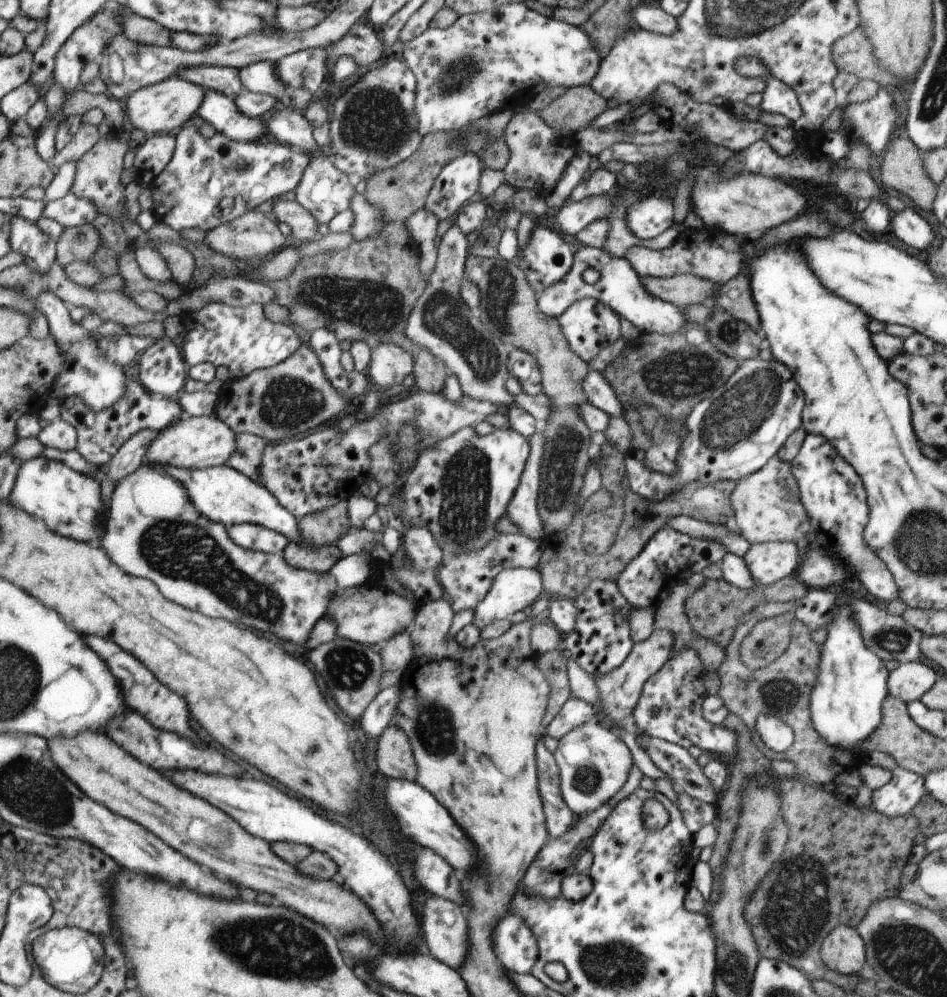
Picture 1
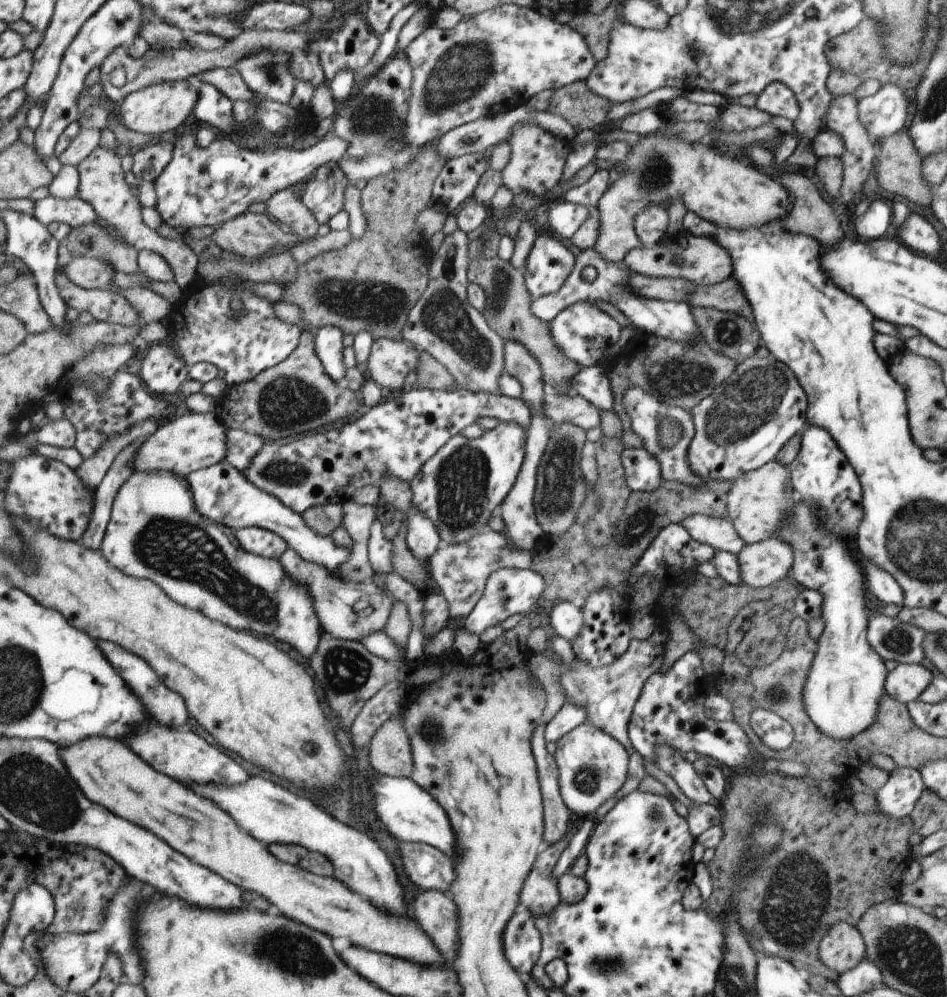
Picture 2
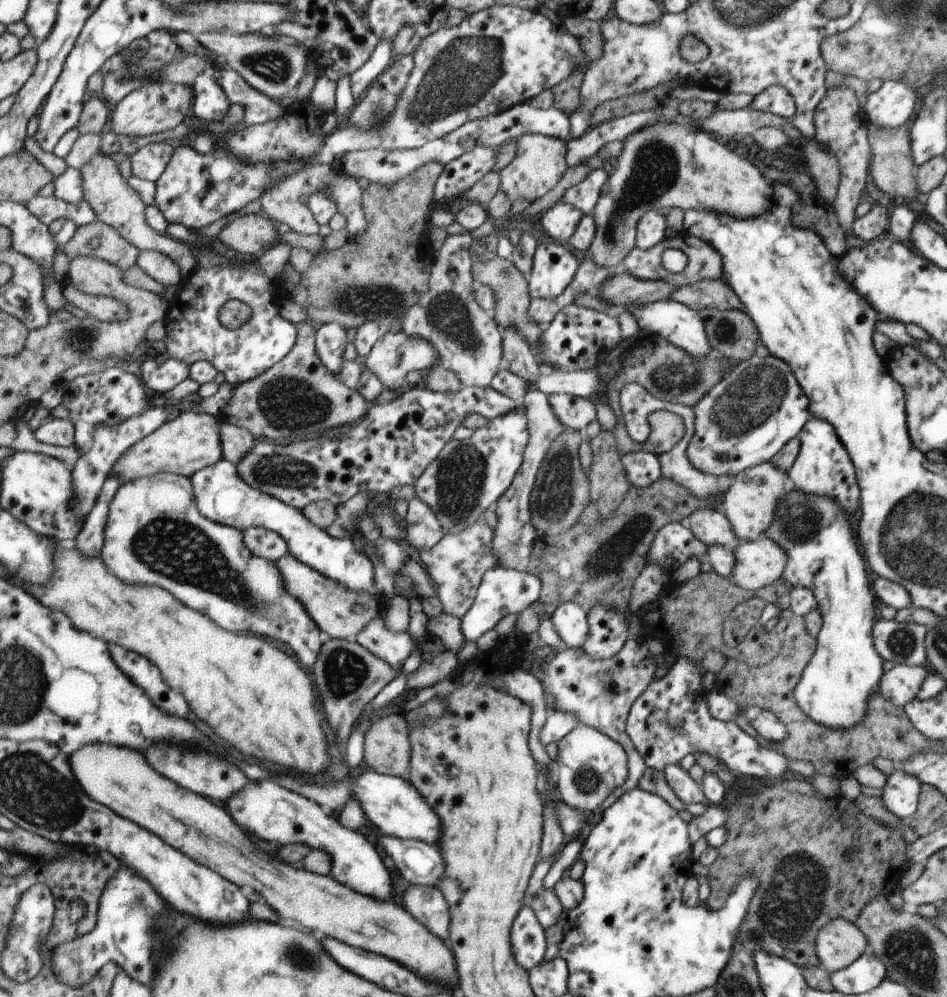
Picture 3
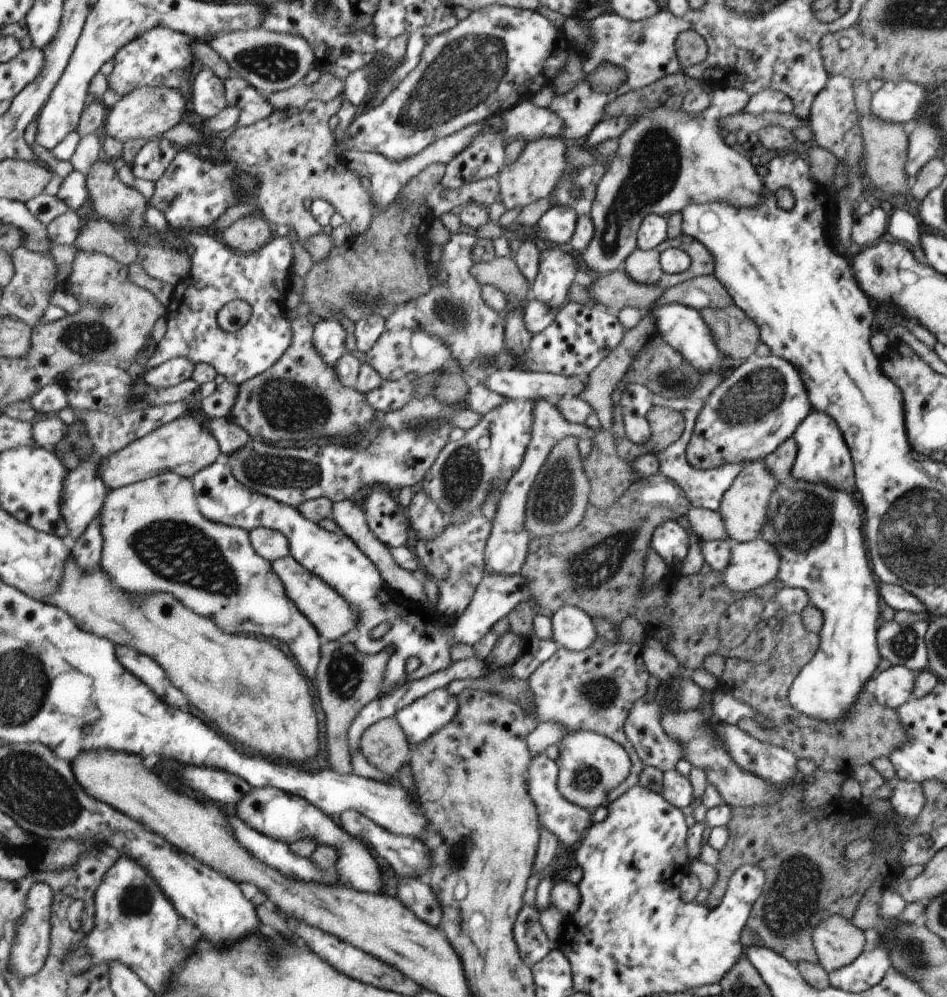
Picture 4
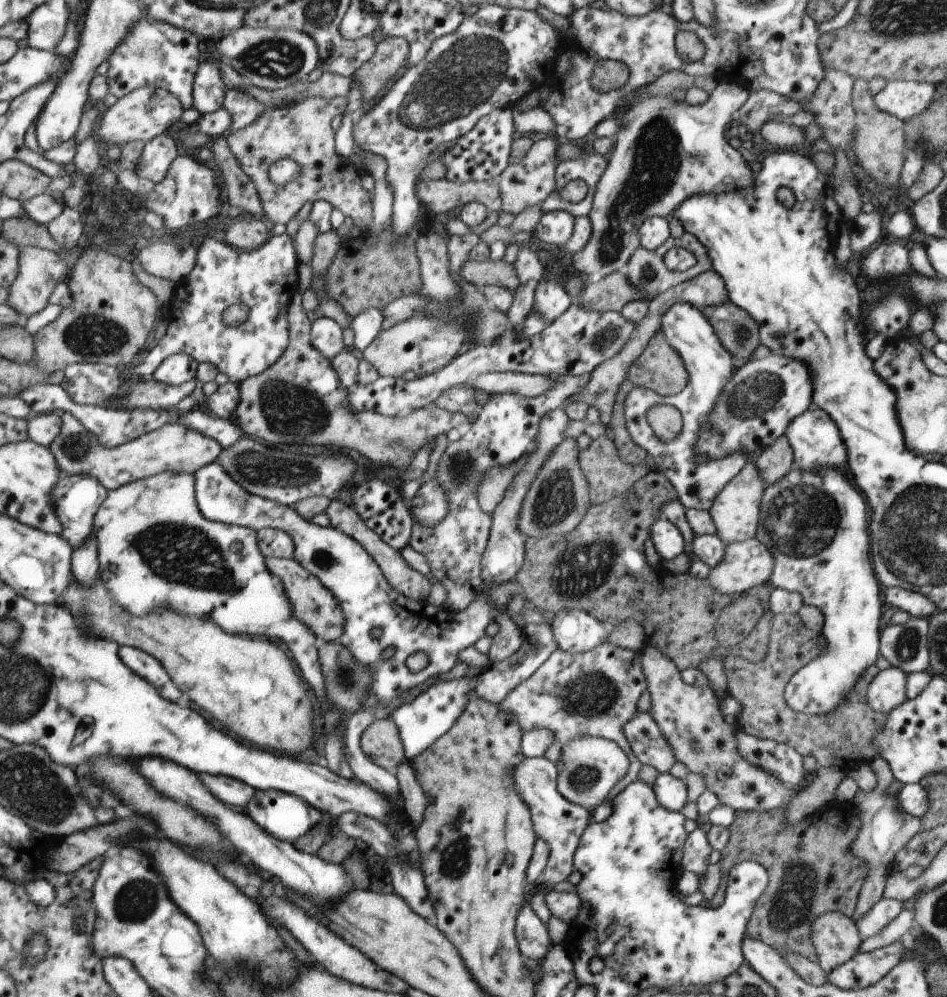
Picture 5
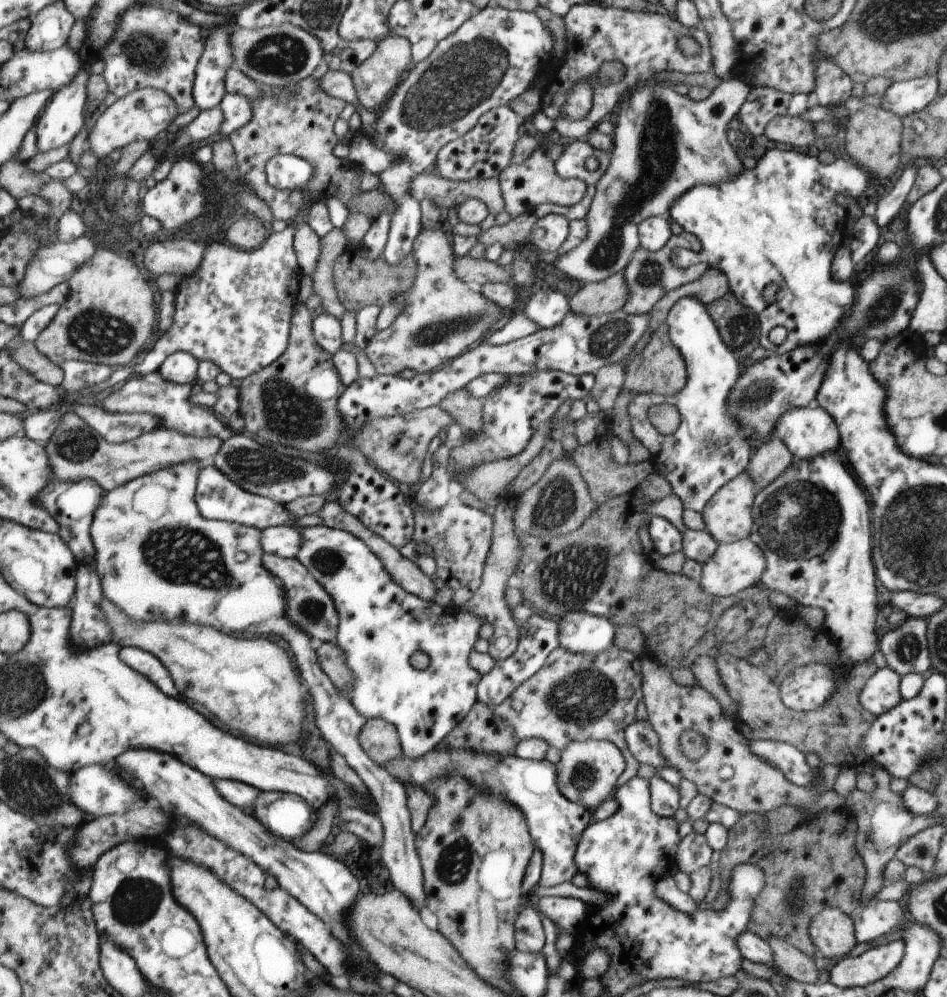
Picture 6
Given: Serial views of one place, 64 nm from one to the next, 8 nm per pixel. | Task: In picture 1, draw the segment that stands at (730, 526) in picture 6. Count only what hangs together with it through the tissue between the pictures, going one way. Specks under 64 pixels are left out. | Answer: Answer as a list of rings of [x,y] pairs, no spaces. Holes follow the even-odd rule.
[[[777,454],[758,472],[737,480],[730,495],[733,515],[731,526],[747,543],[792,542],[805,538],[811,524],[798,496],[797,484],[787,461],[779,460]]]

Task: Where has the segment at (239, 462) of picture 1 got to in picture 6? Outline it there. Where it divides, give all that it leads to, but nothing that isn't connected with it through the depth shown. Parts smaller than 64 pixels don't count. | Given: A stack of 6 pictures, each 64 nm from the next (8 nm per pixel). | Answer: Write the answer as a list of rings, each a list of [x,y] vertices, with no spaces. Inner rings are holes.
[[[159,371],[147,376],[136,376],[129,379],[120,390],[101,402],[101,406],[107,410],[118,413],[151,413],[162,418],[162,426],[179,429],[179,432],[196,437],[219,437],[228,441],[237,434],[226,421],[213,410],[201,405],[194,405],[189,402],[193,384],[177,384],[168,381]]]

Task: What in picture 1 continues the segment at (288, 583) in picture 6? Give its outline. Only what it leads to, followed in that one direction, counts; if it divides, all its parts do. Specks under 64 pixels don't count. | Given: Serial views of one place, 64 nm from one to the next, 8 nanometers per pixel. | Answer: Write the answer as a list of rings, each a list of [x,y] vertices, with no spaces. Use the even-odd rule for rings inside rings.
[[[290,542],[289,546],[285,548],[283,556],[285,562],[291,564],[293,568],[319,572],[323,576],[343,558],[335,545],[326,545],[317,550],[317,548],[309,548],[307,544],[299,544],[299,542]],[[368,581],[337,592],[325,616],[331,616],[337,622],[338,637],[371,647],[373,644],[381,644],[383,640],[391,639],[395,634],[403,632],[409,624],[412,624],[416,610],[416,604],[407,602]]]

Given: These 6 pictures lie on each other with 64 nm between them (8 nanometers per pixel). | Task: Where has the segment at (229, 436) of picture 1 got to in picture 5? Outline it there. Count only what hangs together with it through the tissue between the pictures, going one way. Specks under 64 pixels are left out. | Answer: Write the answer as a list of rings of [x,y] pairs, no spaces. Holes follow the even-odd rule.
[[[68,410],[62,415],[62,422],[61,434],[55,438],[50,447],[61,472],[69,476],[81,476],[81,474],[93,476],[108,491],[118,490],[131,482],[168,471],[196,474],[201,468],[218,461],[224,450],[214,438],[203,436],[201,432],[183,426],[179,422],[168,423],[158,430],[143,434],[139,439],[116,448],[105,448],[99,442],[99,436],[89,432]]]

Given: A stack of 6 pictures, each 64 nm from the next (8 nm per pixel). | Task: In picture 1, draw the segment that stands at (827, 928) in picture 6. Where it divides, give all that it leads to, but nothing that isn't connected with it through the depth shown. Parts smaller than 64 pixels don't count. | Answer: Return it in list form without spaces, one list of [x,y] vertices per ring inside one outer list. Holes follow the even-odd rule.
[[[839,925],[822,941],[819,948],[826,968],[838,975],[853,975],[866,964],[865,942],[855,928]]]

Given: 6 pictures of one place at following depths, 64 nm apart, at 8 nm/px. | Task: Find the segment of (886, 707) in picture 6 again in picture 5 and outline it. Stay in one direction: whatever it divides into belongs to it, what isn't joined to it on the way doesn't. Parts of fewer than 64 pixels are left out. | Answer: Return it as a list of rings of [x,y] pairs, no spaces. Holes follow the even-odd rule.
[[[885,668],[870,680],[865,692],[867,706],[873,712],[887,713],[906,700],[906,674],[899,668]]]

